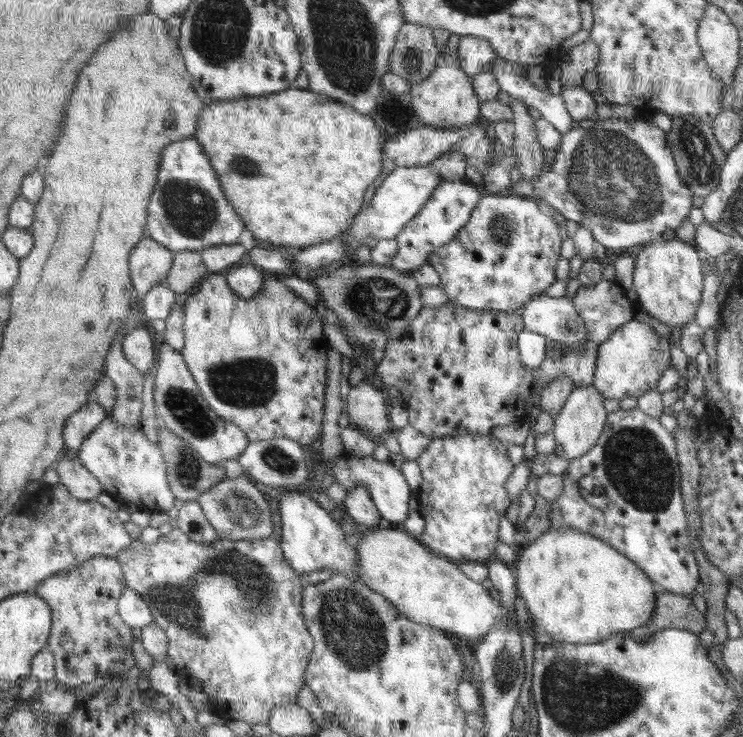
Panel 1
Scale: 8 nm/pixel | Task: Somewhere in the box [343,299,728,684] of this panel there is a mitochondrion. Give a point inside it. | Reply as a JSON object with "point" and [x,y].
{"point":[636,463]}

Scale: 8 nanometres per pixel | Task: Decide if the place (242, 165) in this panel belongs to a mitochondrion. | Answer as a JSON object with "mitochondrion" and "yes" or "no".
{"mitochondrion":"yes"}

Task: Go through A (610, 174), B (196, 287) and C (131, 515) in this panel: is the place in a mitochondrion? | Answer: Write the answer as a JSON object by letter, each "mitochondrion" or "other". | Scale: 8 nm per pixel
{"A":"mitochondrion","B":"other","C":"other"}

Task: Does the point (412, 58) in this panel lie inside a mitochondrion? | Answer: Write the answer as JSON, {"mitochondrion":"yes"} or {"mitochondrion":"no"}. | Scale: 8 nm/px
{"mitochondrion":"yes"}

